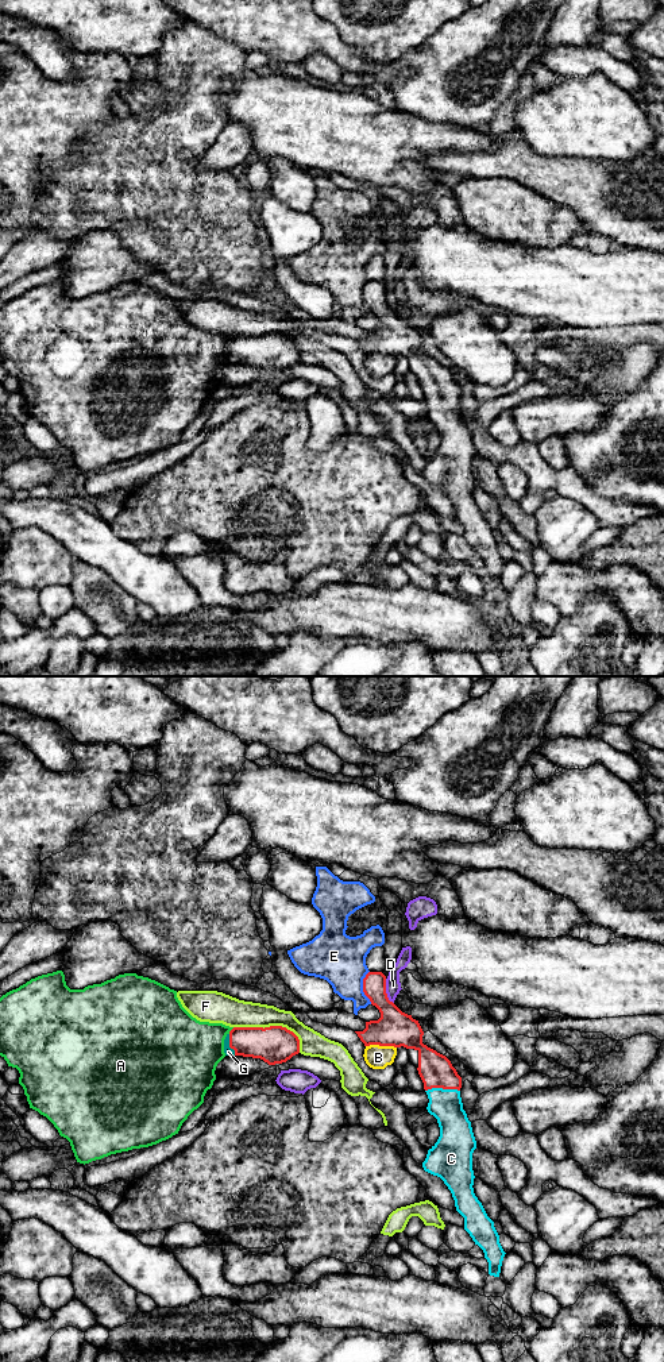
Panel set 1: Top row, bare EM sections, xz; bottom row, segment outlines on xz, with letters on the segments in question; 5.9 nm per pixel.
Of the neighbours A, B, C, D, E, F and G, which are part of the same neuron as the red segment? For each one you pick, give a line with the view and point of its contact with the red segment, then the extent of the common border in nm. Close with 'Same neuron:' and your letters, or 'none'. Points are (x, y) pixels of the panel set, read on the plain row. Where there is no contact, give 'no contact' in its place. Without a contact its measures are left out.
C: xz (441, 396) | 200 nm
G: xz (230, 354) | 130 nm
Same neuron: C, G

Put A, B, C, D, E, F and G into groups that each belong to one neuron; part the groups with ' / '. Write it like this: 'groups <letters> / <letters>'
groups A / B / C G / D / E / F

